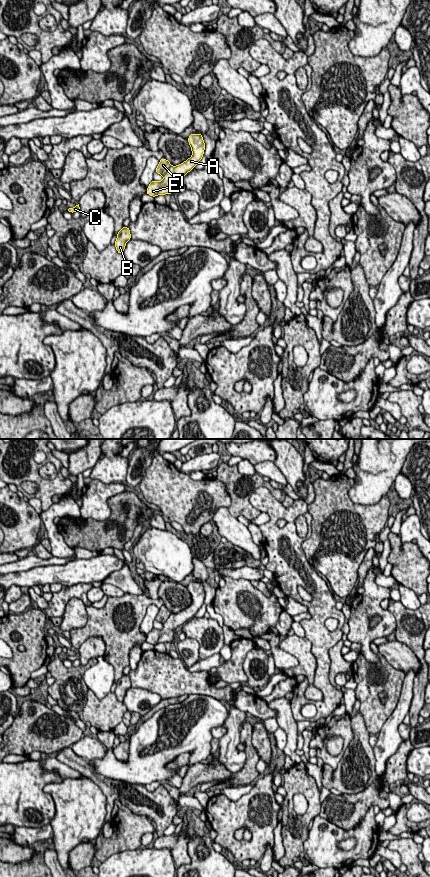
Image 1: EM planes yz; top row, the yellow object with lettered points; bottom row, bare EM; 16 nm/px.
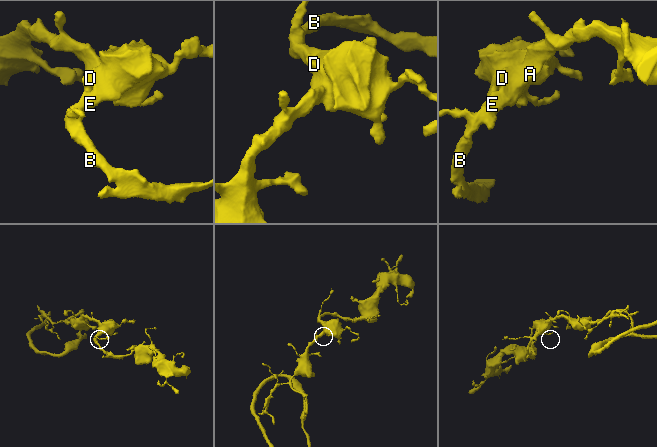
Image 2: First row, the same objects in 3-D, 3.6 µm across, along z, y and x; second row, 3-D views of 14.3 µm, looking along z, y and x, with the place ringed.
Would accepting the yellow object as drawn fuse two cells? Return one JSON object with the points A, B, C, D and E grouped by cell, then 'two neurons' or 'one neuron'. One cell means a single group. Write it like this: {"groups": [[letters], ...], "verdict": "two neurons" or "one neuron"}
{"groups": [["A", "B", "C", "D", "E"]], "verdict": "one neuron"}

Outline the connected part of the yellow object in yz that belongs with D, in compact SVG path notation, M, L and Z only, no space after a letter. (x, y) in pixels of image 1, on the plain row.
M190 582L188 591L191 595L192 603L183 611L172 614L165 606L162 606L159 609L155 620L162 623L163 628L160 630L153 628L147 635L146 641L148 643L156 645L158 643L172 642L175 629L193 618L197 611L202 607L205 598L202 582Z

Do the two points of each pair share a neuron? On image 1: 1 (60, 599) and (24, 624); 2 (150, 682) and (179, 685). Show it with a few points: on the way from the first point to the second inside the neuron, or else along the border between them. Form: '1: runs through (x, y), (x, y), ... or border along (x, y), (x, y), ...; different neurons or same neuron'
1: border along (43, 611), (46, 614); different neurons
2: runs through (157, 682), (172, 682); same neuron

